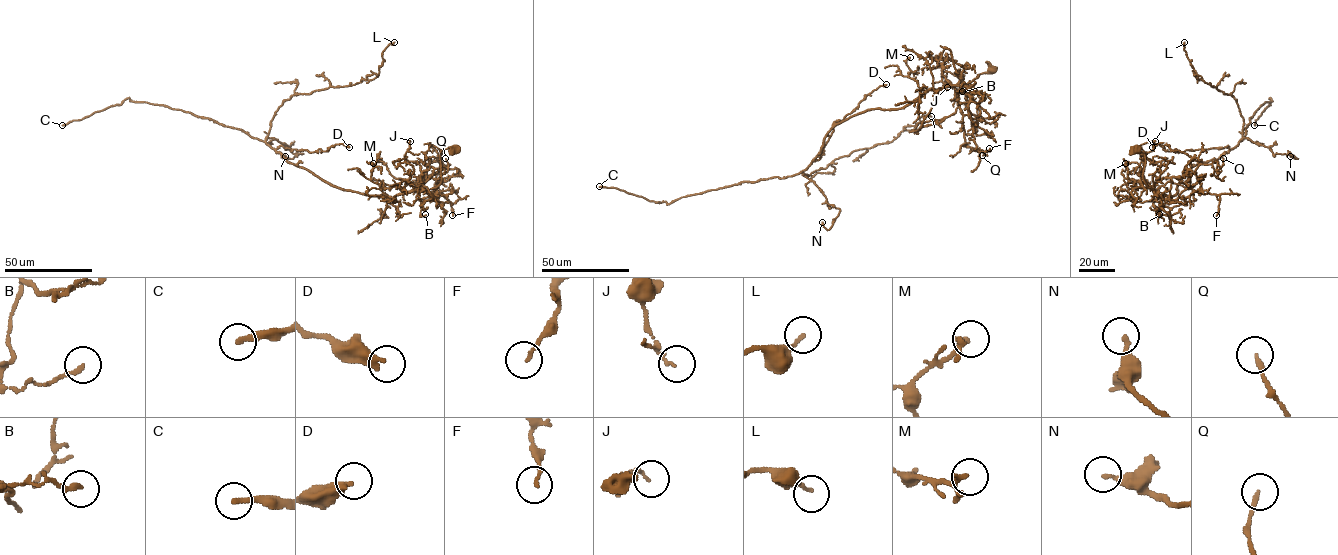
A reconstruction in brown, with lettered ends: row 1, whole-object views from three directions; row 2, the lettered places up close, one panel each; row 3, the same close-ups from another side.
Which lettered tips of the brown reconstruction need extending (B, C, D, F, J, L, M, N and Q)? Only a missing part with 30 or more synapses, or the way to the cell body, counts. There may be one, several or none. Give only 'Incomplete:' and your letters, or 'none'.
Incomplete: C

